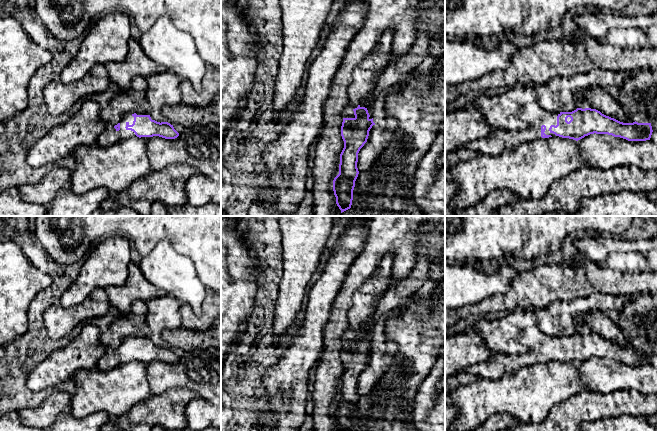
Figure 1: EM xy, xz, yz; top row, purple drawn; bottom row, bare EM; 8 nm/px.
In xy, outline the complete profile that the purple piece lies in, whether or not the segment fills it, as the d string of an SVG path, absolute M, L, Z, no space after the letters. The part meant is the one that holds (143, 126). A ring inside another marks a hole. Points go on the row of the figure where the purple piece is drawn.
M128 111L123 114L121 121L115 126L107 128L99 135L99 146L108 147L130 137L148 140L153 136L165 139L175 139L179 133L168 122L157 122L148 112Z

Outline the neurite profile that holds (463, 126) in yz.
M467 107L454 112L445 111L445 160L449 153L496 131L486 123L484 116L478 110Z

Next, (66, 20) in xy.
M34 0L33 5L33 14L59 41L82 39L97 18L115 11L127 13L141 32L160 17L171 19L192 37L208 68L221 73L221 0Z

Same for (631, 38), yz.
M657 25L648 29L614 29L610 30L603 39L592 39L603 45L613 45L618 48L633 50L657 47Z

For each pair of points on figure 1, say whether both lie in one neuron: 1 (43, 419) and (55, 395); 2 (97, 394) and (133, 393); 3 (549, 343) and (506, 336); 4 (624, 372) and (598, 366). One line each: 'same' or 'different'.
1: same
2: same
3: different
4: same

